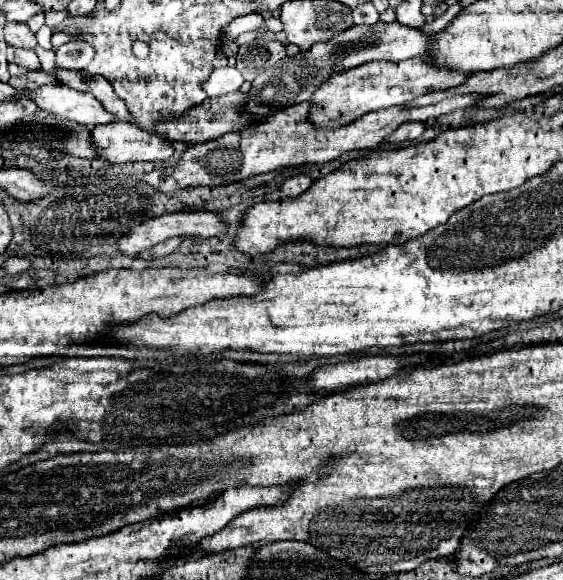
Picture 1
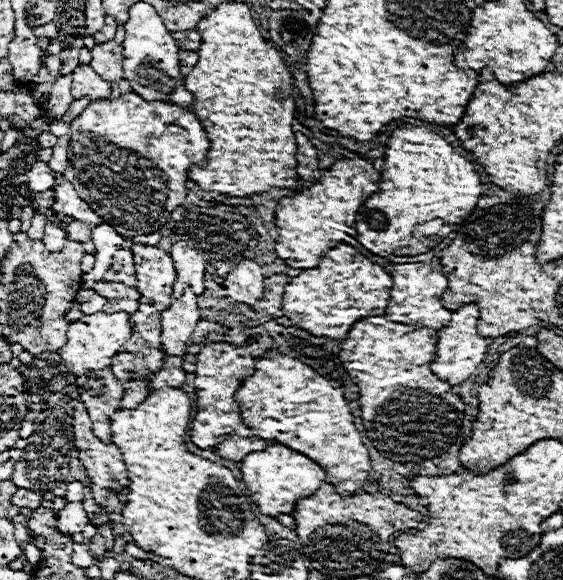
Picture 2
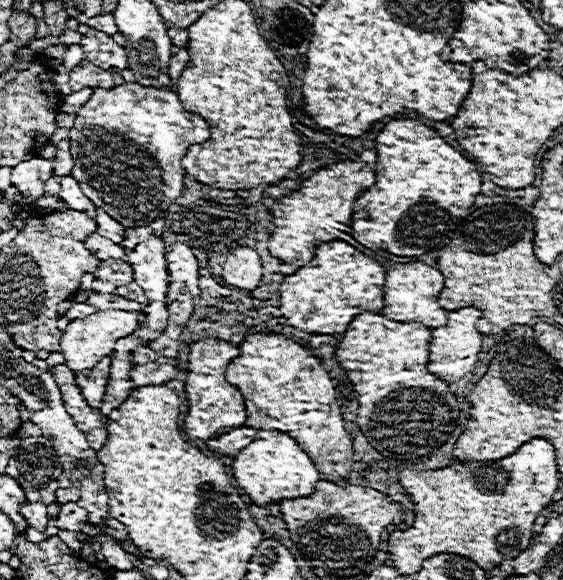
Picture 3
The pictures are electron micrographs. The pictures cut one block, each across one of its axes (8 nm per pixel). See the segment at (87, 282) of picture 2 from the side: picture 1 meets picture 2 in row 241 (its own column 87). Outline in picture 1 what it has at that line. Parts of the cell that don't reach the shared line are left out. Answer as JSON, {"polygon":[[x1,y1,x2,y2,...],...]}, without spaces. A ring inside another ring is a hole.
{"polygon":[[44,86,32,90,30,96,42,110,54,112,66,120,74,120,86,126,98,126,116,120,116,116,108,112,94,96,76,92,68,86]]}

